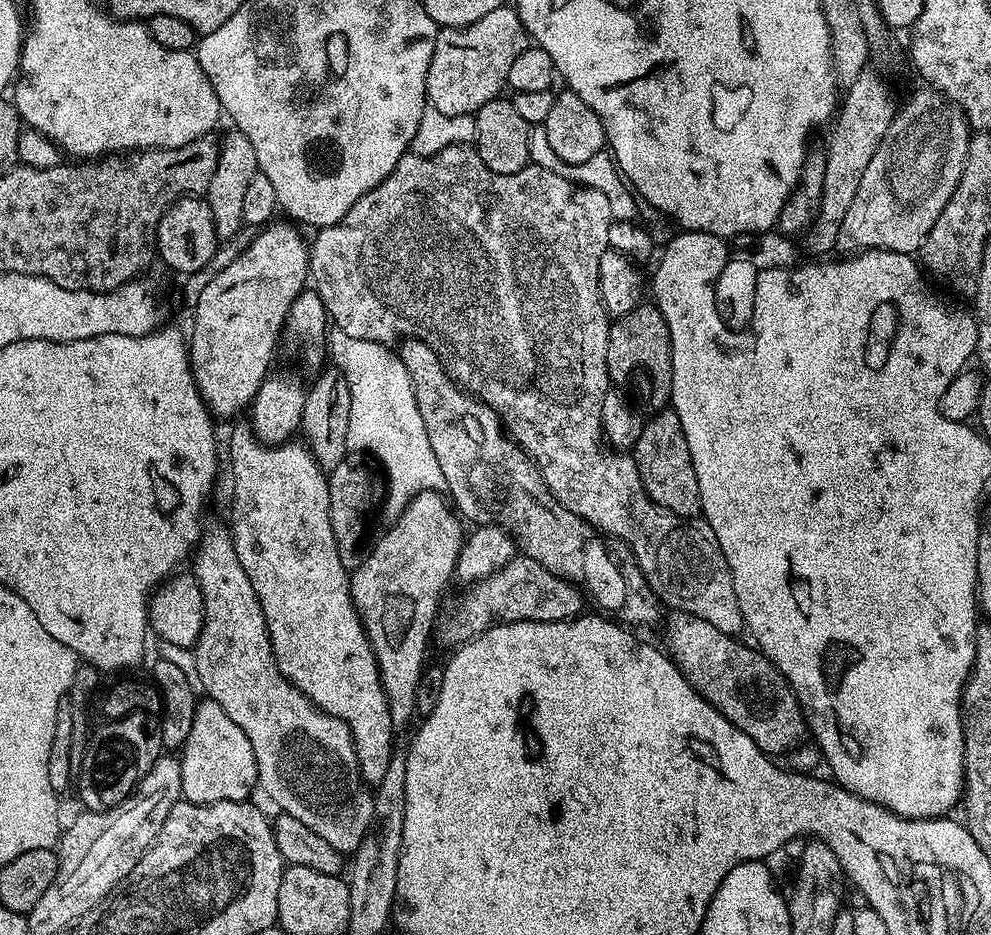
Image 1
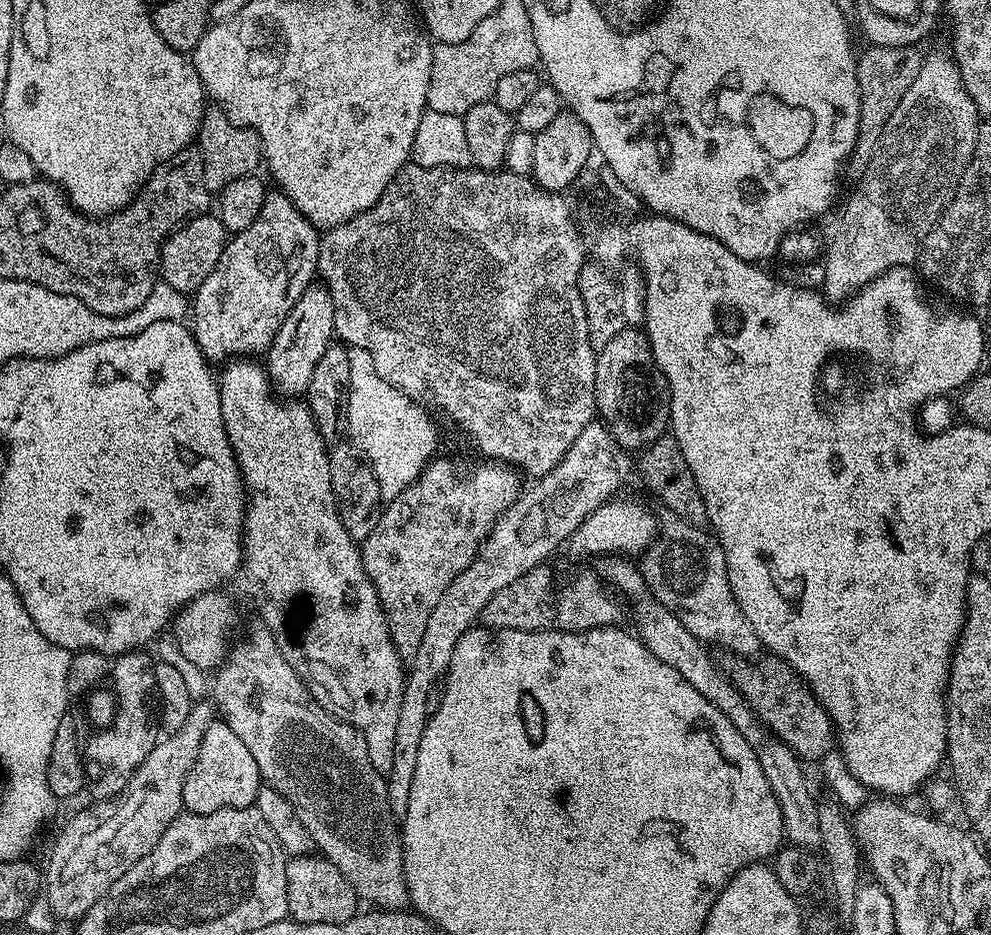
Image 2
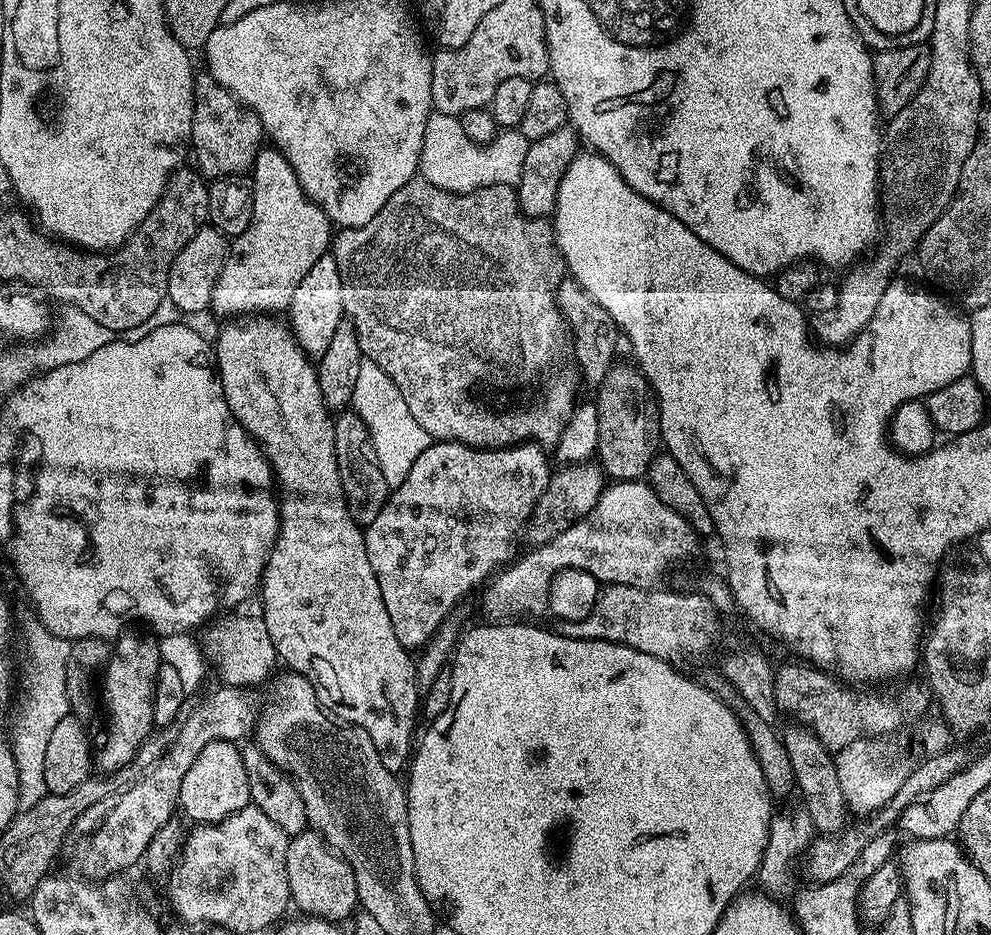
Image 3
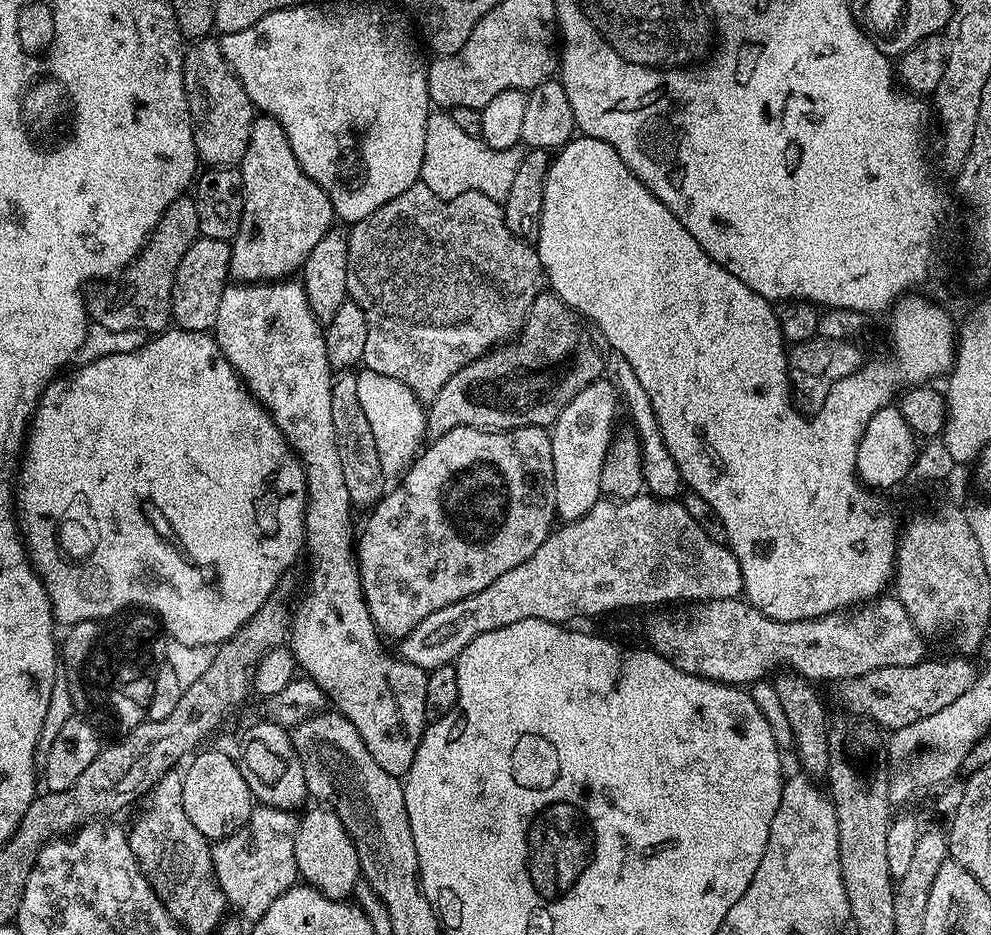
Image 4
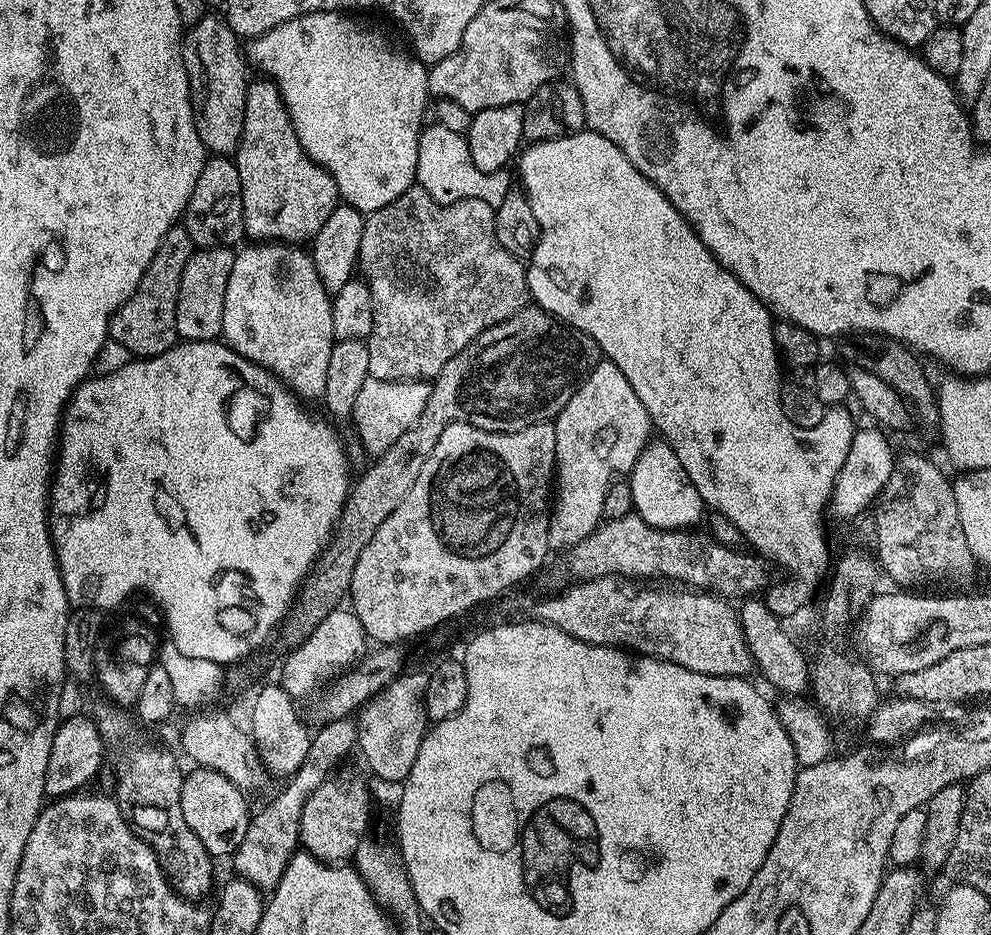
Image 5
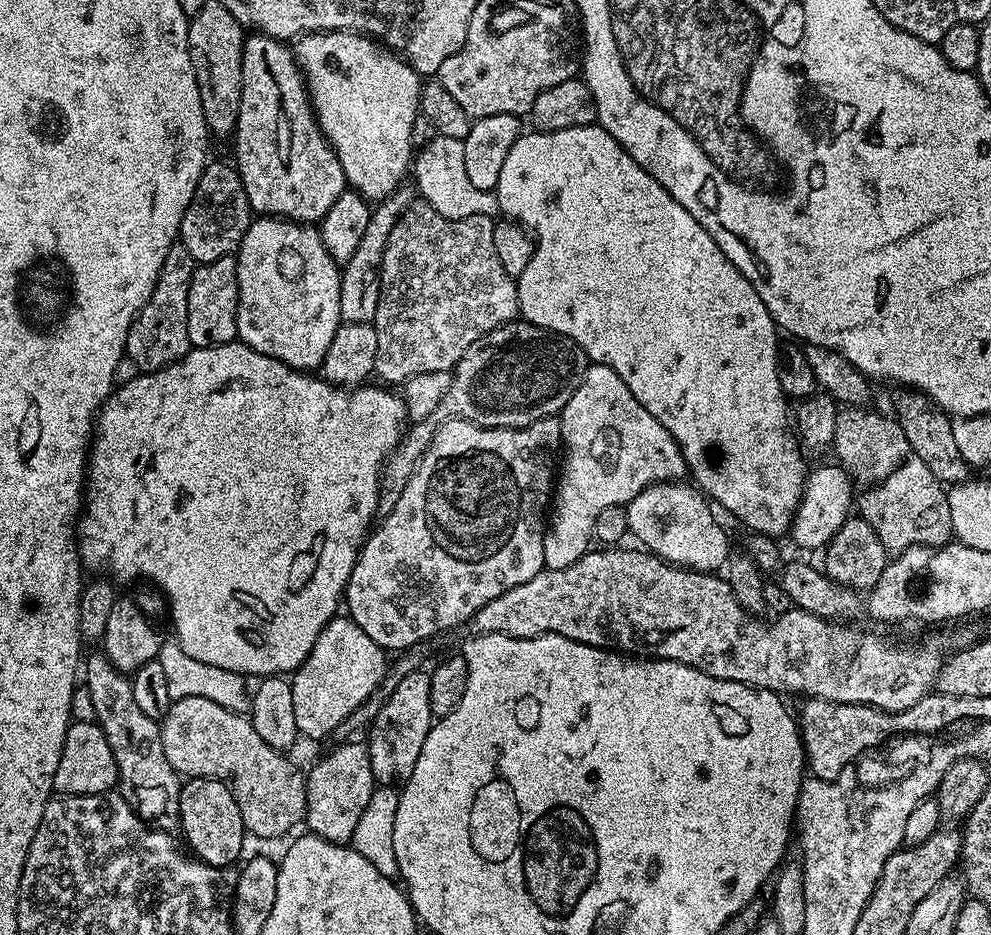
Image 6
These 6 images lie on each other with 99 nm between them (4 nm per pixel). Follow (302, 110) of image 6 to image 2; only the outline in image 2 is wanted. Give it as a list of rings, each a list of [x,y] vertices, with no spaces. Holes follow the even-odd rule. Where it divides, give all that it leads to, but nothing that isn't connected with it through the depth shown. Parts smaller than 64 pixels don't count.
[[[279,190],[269,191],[258,218],[254,218],[254,223],[246,226],[246,230],[229,239],[222,250],[222,258],[218,258],[218,266],[194,293],[190,312],[193,317],[196,315],[196,321],[190,324],[190,328],[207,360],[227,362],[237,358],[260,358],[267,353],[278,330],[282,330],[282,322],[286,322],[286,314],[294,310],[294,302],[302,298],[317,275],[320,237],[321,233],[296,209],[287,194]]]

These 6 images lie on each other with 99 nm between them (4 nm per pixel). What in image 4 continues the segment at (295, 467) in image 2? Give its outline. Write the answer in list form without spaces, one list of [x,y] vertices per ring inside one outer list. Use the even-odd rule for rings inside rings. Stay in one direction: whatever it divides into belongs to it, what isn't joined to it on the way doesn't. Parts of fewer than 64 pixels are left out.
[[[285,278],[282,280],[270,280],[259,284],[245,284],[243,282],[229,283],[228,289],[222,294],[222,302],[218,302],[218,318],[214,335],[216,344],[222,350],[226,362],[239,374],[245,388],[252,393],[263,408],[272,415],[272,421],[278,426],[278,430],[286,438],[286,442],[295,450],[296,455],[300,457],[300,463],[304,465],[304,477],[308,479],[308,509],[304,512],[304,539],[306,541],[306,556],[312,563],[312,577],[308,580],[308,593],[304,596],[304,601],[300,605],[295,605],[294,611],[290,616],[290,649],[299,671],[305,677],[311,678],[315,684],[324,691],[325,697],[334,703],[335,711],[346,717],[362,734],[362,742],[366,742],[366,750],[374,757],[374,762],[386,770],[386,774],[403,778],[410,770],[410,762],[414,762],[414,754],[420,745],[420,739],[424,737],[426,721],[429,719],[426,714],[426,678],[428,672],[419,668],[418,665],[412,665],[403,660],[399,655],[390,653],[384,649],[385,641],[376,630],[376,624],[372,621],[372,615],[368,609],[368,603],[364,597],[362,582],[360,581],[360,561],[358,559],[357,549],[354,547],[354,532],[352,536],[352,513],[354,507],[350,498],[350,491],[346,488],[345,475],[342,474],[341,457],[338,454],[338,438],[334,434],[334,413],[330,411],[330,398],[332,397],[332,381],[334,379],[334,369],[326,358],[326,338],[324,337],[325,325],[310,310],[310,302],[306,298],[306,290],[303,283],[296,278]]]

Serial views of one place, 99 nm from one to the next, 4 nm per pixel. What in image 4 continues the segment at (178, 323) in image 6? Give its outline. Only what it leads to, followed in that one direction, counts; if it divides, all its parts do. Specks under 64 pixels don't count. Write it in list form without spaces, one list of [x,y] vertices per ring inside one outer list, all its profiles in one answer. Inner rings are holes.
[[[185,194],[170,202],[167,210],[161,214],[158,226],[145,240],[144,249],[128,263],[115,283],[105,283],[97,287],[100,289],[93,296],[91,293],[87,301],[91,319],[106,326],[106,330],[115,332],[138,330],[145,334],[159,334],[165,331],[172,320],[172,291],[178,262],[182,262],[186,250],[190,250],[199,236],[198,206],[195,199]]]

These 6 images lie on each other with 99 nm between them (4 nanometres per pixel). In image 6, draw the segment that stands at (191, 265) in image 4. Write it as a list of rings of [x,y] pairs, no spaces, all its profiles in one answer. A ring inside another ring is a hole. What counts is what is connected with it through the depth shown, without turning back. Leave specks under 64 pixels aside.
[[[235,255],[196,267],[190,278],[190,290],[186,298],[186,334],[190,334],[192,348],[217,348],[233,343],[237,339],[237,306],[238,270]]]

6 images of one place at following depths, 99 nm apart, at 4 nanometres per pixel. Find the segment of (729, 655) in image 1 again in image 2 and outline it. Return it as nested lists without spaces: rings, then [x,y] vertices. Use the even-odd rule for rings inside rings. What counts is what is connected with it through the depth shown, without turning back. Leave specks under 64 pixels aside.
[[[771,654],[765,660],[757,659],[751,668],[749,661],[737,659],[736,665],[730,668],[732,685],[750,702],[754,714],[771,730],[801,761],[819,762],[827,752],[833,751],[836,744],[836,729],[828,711],[818,702],[816,695],[808,688],[804,680],[785,660]]]

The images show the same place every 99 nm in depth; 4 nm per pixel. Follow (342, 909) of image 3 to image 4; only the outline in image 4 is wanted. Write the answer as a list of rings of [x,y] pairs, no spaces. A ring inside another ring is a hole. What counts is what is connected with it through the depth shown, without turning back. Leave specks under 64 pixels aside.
[[[316,806],[313,812],[307,812],[299,817],[294,838],[294,862],[299,879],[331,900],[348,900],[362,880],[356,842],[331,810]]]

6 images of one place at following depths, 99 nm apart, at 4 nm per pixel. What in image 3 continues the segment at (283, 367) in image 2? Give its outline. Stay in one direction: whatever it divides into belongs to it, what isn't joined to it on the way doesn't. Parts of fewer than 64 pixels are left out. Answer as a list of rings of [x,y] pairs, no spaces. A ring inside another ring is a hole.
[[[326,254],[310,266],[302,283],[294,290],[294,298],[290,298],[286,320],[306,355],[319,358],[326,354],[326,346],[330,346],[338,326],[346,320],[342,306],[342,278],[338,274],[338,262],[334,262],[332,255]]]

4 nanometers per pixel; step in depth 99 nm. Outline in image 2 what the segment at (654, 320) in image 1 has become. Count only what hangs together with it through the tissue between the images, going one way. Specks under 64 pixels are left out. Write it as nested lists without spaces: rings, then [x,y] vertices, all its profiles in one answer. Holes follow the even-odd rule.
[[[624,327],[596,354],[596,410],[625,450],[643,450],[669,431],[672,419],[670,386],[652,357],[643,327]]]

